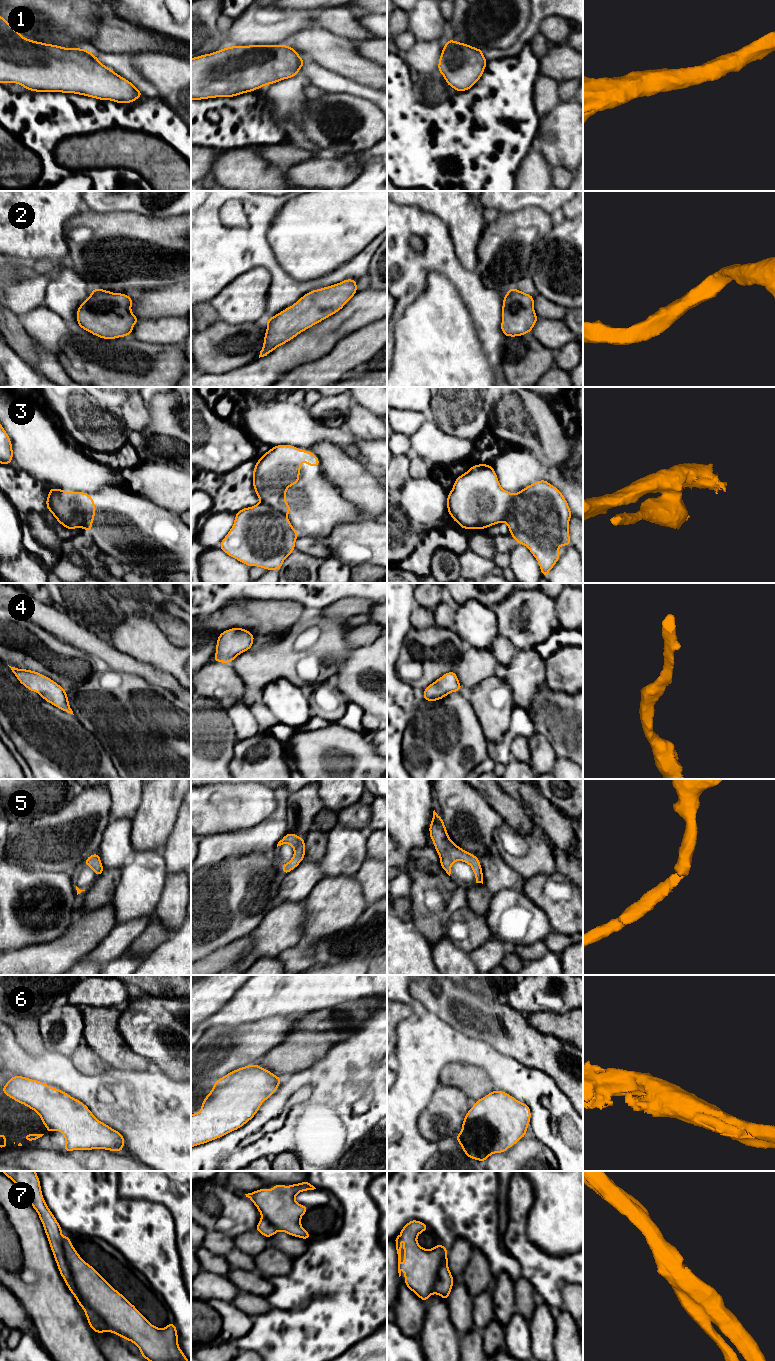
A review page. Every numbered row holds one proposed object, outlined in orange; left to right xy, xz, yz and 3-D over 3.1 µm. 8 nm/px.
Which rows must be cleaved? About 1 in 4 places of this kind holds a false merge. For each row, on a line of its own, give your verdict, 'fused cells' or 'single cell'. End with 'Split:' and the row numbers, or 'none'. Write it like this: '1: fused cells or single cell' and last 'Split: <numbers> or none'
1: single cell
2: single cell
3: fused cells
4: single cell
5: single cell
6: single cell
7: fused cells
Split: 3, 7

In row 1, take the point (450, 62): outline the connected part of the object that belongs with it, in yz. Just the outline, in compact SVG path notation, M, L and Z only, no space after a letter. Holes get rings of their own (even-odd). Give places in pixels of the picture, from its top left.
M450 39L442 49L438 71L448 86L462 92L479 81L487 62L482 49Z

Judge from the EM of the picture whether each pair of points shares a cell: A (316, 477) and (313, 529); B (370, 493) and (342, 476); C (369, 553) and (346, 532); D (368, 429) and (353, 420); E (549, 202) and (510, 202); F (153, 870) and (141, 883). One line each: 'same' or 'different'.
A: same
B: same
C: same
D: same
E: same
F: same

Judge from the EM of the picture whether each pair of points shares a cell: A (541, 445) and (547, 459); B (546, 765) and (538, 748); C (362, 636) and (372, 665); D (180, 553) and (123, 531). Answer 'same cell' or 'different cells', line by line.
A: same cell
B: same cell
C: different cells
D: same cell

